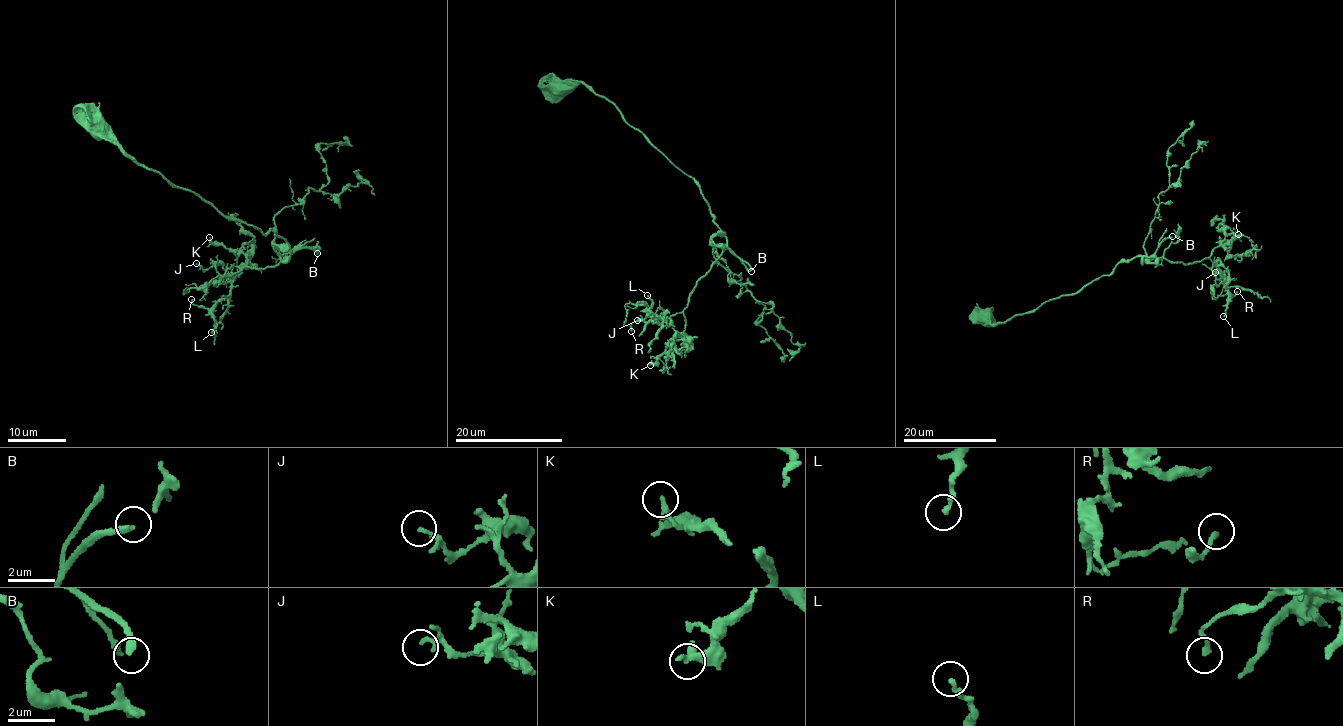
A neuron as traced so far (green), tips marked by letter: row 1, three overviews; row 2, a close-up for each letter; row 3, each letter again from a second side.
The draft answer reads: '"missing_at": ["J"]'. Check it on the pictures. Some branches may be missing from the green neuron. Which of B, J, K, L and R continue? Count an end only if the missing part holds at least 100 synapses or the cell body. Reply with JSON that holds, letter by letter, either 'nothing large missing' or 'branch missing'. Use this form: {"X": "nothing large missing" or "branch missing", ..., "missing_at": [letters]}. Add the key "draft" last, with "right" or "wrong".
{"B": "branch missing", "J": "nothing large missing", "K": "nothing large missing", "L": "nothing large missing", "R": "nothing large missing", "missing_at": ["B"], "draft": "wrong"}

